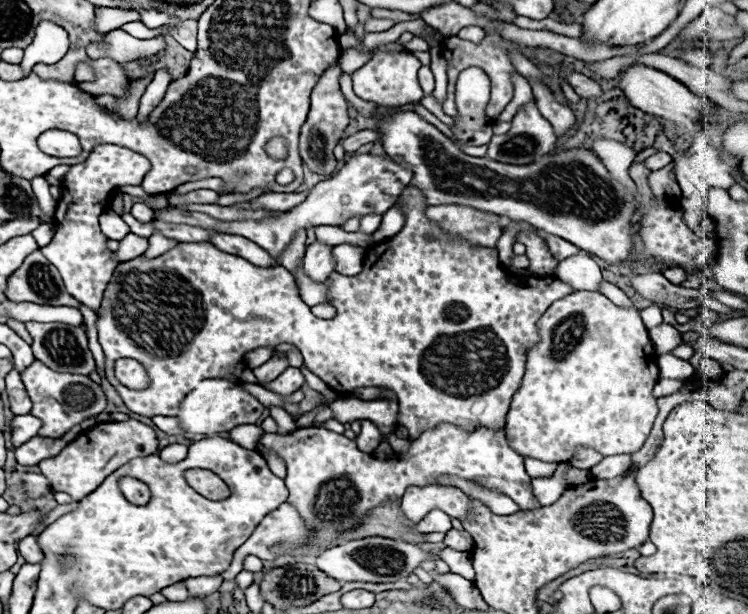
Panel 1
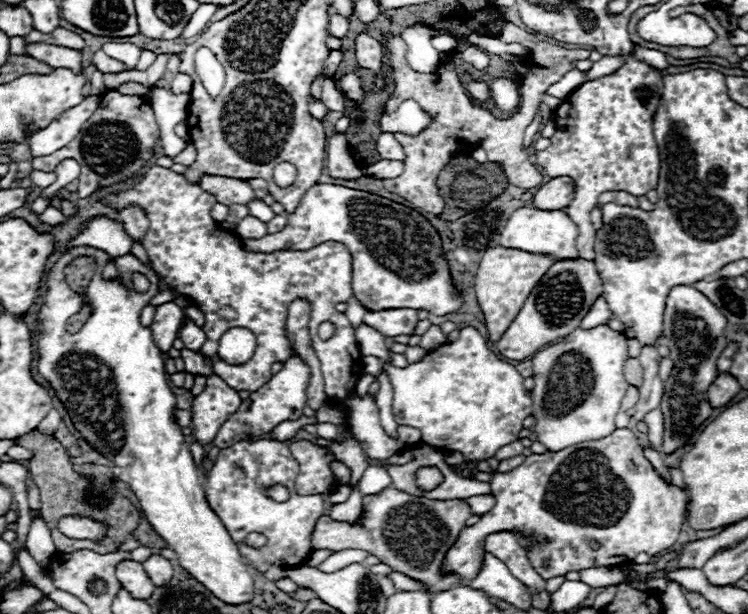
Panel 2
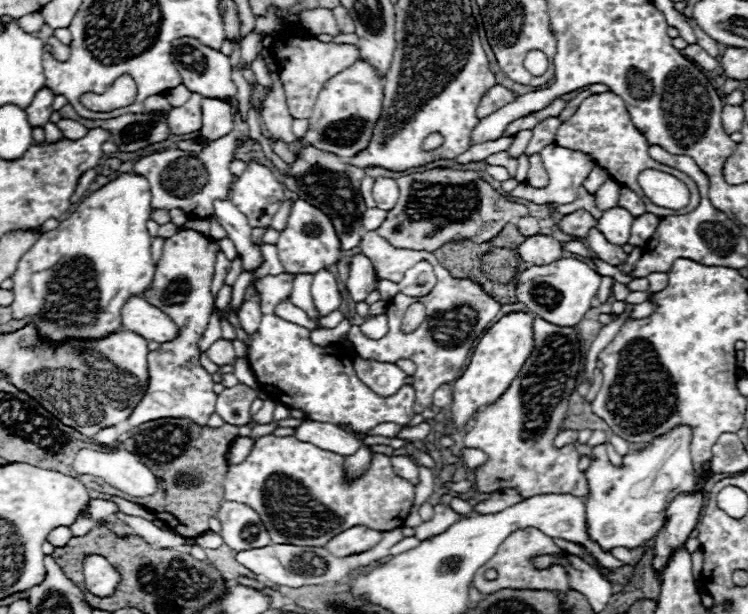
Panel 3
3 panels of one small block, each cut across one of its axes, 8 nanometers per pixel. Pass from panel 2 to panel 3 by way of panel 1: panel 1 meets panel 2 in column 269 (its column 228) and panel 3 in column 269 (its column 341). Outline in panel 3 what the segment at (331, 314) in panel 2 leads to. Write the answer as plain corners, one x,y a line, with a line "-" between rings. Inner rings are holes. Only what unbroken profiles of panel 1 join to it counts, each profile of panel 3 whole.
294,274
267,275
255,282
256,290
261,297
261,308
264,297
267,309
262,314
258,332
250,340
248,362
262,390
280,404
288,408
298,408
306,412
308,420
330,422
330,424
350,424
358,432
366,432
382,422
396,422
406,426
414,418
414,398
416,392
410,384
404,384
394,396
378,396
372,392
352,368
350,356
340,344
314,346
310,342
310,330
292,322
284,322
274,316
272,301
283,301
291,295

